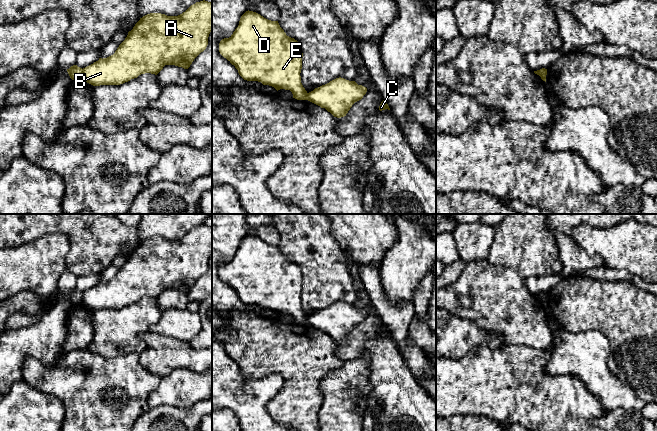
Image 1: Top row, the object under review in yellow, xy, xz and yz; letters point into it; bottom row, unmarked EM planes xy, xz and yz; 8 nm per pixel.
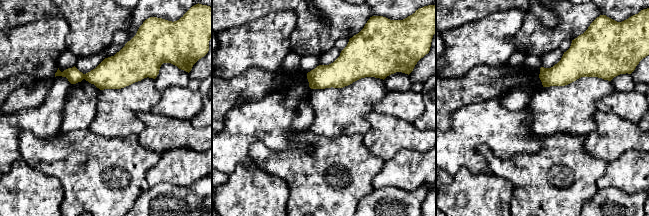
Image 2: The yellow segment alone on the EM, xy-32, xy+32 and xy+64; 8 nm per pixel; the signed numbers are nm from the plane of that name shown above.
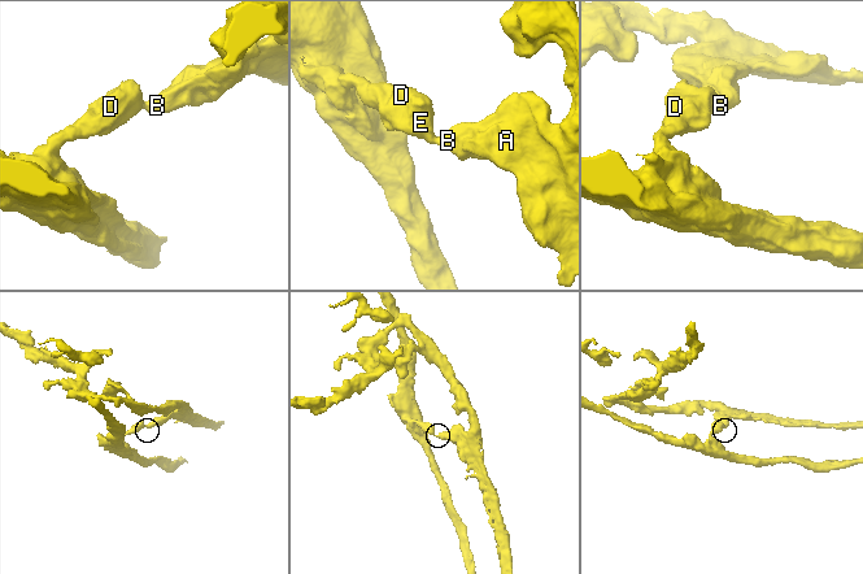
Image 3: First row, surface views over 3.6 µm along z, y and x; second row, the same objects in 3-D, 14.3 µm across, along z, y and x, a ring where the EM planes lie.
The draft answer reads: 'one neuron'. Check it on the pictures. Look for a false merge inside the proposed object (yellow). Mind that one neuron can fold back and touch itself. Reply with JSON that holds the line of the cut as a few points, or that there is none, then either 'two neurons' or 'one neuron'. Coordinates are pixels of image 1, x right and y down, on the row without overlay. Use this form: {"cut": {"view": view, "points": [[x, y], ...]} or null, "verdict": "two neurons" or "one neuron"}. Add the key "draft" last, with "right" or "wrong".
{"cut": {"view": "xy", "points": [[83, 293], [81, 302]]}, "verdict": "two neurons", "draft": "wrong"}

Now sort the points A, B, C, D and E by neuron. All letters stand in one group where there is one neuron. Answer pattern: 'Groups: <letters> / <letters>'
Groups: A B C / D E

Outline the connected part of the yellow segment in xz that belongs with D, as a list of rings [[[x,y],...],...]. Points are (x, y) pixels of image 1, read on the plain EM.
[[[246,235],[239,249],[229,262],[219,267],[219,276],[238,294],[247,305],[258,305],[263,309],[290,314],[293,322],[306,324],[307,315],[301,307],[302,272],[297,264],[286,259],[278,245],[271,245],[253,235]]]

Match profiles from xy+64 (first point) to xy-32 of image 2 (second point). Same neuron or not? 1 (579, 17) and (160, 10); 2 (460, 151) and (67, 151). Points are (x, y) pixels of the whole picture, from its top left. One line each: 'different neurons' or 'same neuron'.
1: different neurons
2: different neurons

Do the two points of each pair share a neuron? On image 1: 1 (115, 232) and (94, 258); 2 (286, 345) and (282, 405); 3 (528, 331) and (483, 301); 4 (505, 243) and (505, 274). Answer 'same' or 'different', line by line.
1: same
2: same
3: same
4: different

